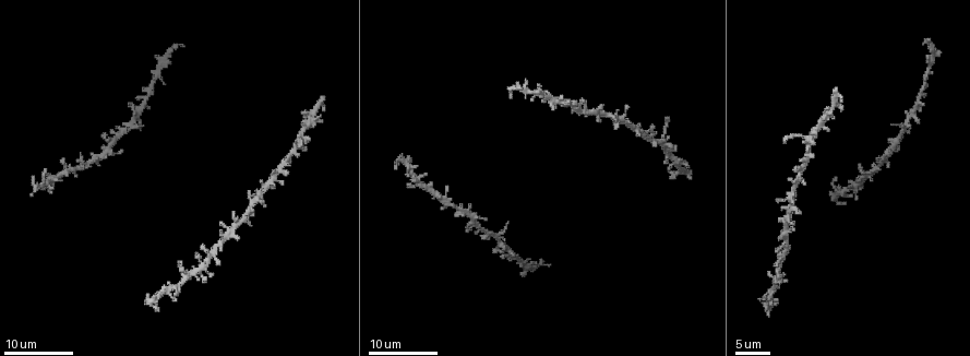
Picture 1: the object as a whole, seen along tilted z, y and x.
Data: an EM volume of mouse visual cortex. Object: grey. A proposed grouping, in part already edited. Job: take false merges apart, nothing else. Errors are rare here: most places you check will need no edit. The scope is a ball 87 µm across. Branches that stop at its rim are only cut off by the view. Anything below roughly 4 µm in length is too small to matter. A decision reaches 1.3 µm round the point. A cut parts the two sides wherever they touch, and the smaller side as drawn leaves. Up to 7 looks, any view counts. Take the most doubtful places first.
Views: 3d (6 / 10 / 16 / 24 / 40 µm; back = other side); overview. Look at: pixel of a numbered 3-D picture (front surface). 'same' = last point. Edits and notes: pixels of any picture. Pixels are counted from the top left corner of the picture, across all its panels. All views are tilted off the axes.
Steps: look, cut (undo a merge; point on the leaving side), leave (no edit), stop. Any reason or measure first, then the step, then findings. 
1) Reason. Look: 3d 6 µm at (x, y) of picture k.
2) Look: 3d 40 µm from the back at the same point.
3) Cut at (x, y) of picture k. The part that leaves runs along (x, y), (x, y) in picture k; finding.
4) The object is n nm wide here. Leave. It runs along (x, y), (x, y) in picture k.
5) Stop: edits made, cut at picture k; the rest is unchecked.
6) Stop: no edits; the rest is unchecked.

Thin neck. Look: 3d 16 µm at (254, 195) of picture 1.

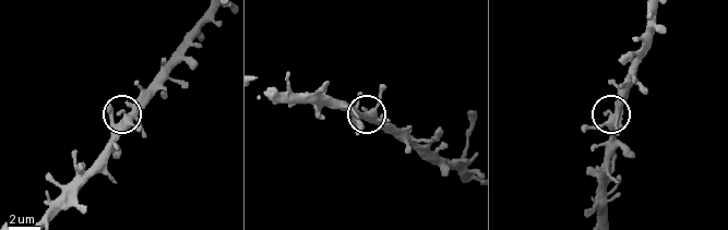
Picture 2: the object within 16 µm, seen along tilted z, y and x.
Look: 3d 10 µm at (126, 113) of picture 2.

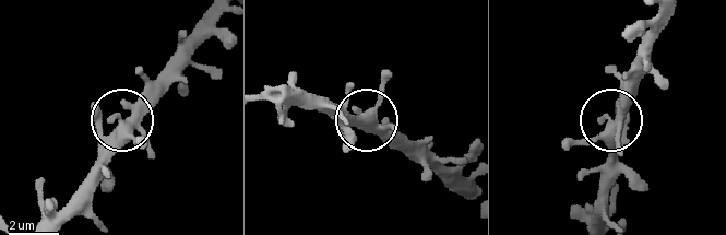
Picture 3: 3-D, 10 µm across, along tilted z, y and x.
Look: 3d 6 µm at (119, 118) of picture 3.

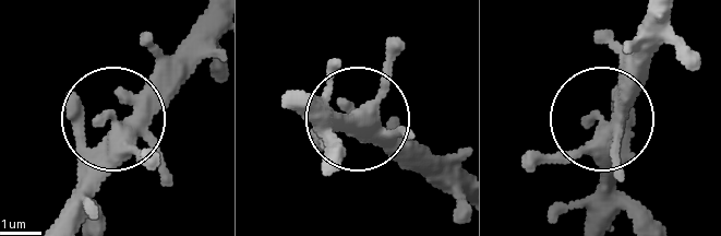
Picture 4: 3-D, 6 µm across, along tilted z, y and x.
The object is 440 nm wide here. Leave. It runs along (56, 217), (122, 104), (172, 58) in picture 4; all the same cell.

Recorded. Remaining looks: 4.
Looks like a crossing. Look: 3d 16 µm at (804, 137) of picture 1.

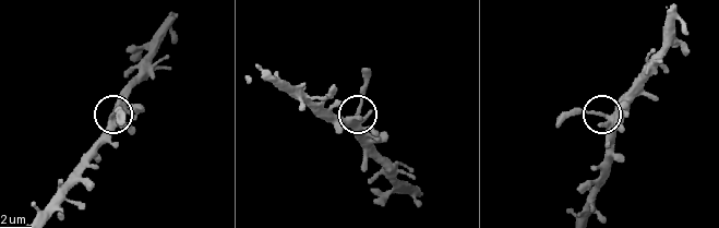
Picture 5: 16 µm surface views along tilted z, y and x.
Look: 3d 6 µm at (608, 114) of picture 5.

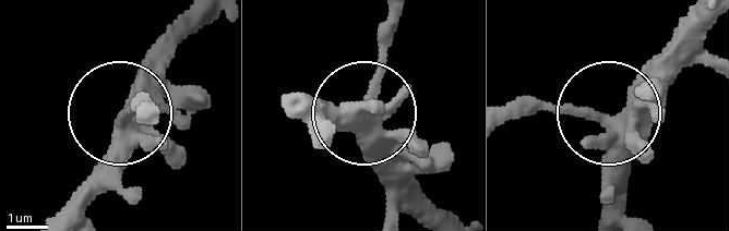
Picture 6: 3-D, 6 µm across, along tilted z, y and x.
Leave. It runs along (607, 208), (601, 116), (511, 111) in picture 6; continuous, no second cell.

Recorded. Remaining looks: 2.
Side arm on a straight run. Look: 3d 24 µm at (158, 66) of picture 1.

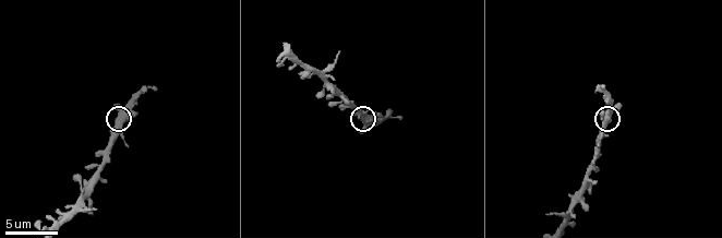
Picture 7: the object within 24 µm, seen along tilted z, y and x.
Look: 3d 6 µm at (121, 115) of picture 7.

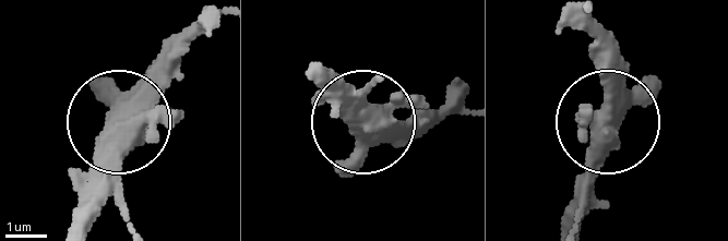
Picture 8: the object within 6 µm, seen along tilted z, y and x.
3 arms meet here. Leave. One cell here.

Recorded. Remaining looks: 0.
Stop: no edits; the rest is unchecked.

